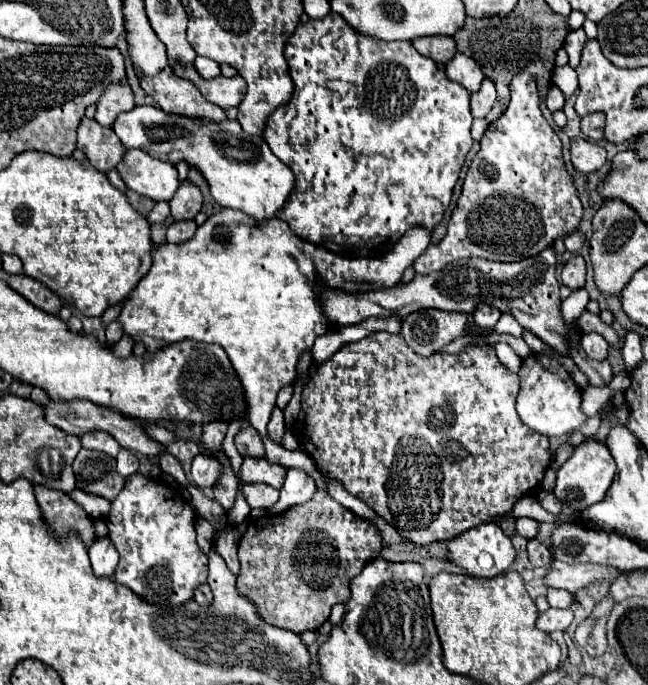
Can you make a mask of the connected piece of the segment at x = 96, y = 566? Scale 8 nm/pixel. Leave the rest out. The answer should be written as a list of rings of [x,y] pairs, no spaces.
[[[96,538],[92,548],[88,550],[90,554],[90,562],[92,562],[92,570],[98,578],[112,578],[116,564],[118,564],[118,552],[112,544],[112,540],[108,538]]]

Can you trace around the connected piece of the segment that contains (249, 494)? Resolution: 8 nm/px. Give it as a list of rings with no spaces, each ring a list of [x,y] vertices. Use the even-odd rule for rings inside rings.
[[[246,484],[242,494],[246,494],[246,502],[250,504],[250,508],[272,508],[278,502],[278,490],[268,484]]]

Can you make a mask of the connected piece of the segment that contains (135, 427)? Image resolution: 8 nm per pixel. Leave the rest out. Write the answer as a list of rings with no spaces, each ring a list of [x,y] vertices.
[[[48,400],[48,404],[40,404],[42,410],[44,410],[44,416],[50,424],[58,426],[60,430],[68,432],[68,434],[74,434],[74,436],[82,436],[84,432],[92,432],[92,430],[104,430],[108,434],[112,434],[116,438],[116,442],[122,446],[122,448],[128,448],[128,450],[136,450],[140,454],[146,454],[146,456],[158,456],[160,450],[164,448],[162,444],[158,444],[156,440],[152,440],[150,436],[146,436],[140,428],[138,422],[132,422],[128,420],[126,416],[122,416],[120,412],[112,410],[112,408],[106,408],[106,406],[98,406],[94,402],[88,402],[88,400]]]

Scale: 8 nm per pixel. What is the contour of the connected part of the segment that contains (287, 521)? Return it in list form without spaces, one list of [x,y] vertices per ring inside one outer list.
[[[316,492],[314,498],[306,504],[292,506],[282,514],[250,520],[246,534],[238,544],[238,558],[242,568],[236,588],[246,600],[256,606],[258,616],[266,624],[286,628],[296,634],[318,630],[328,620],[334,604],[346,604],[350,600],[352,578],[356,578],[372,558],[378,558],[380,550],[382,536],[372,524],[352,514],[348,508],[332,500],[332,496],[328,496],[326,492]]]

